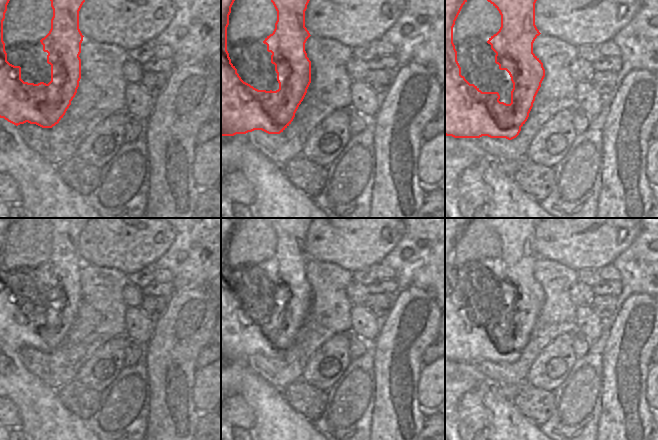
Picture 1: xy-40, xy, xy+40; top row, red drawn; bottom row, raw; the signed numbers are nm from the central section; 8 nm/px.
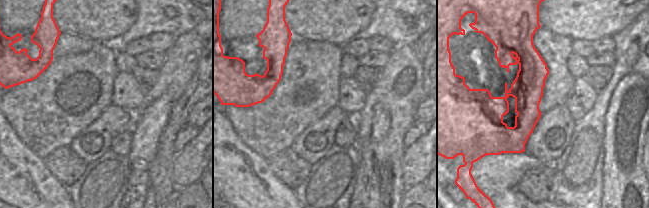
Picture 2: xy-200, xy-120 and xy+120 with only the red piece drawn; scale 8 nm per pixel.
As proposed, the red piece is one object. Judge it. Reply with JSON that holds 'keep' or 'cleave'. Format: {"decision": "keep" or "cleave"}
{"decision": "keep"}

